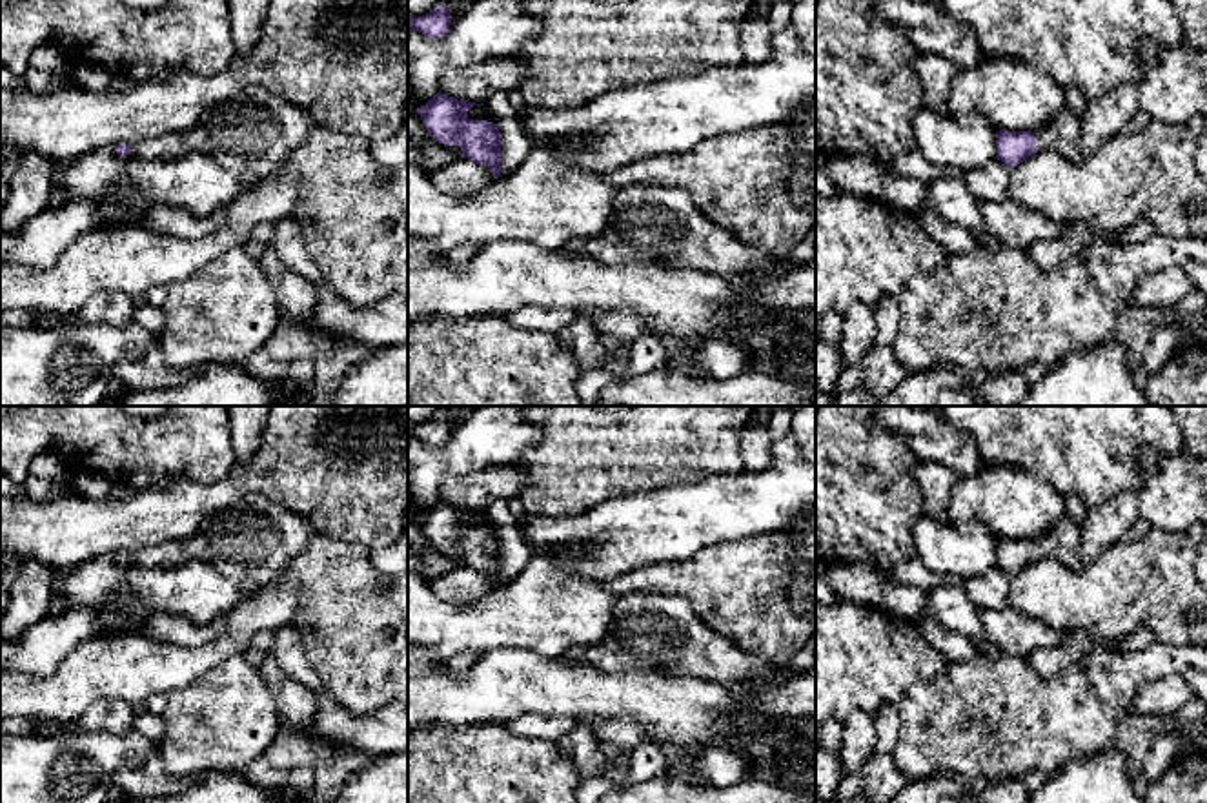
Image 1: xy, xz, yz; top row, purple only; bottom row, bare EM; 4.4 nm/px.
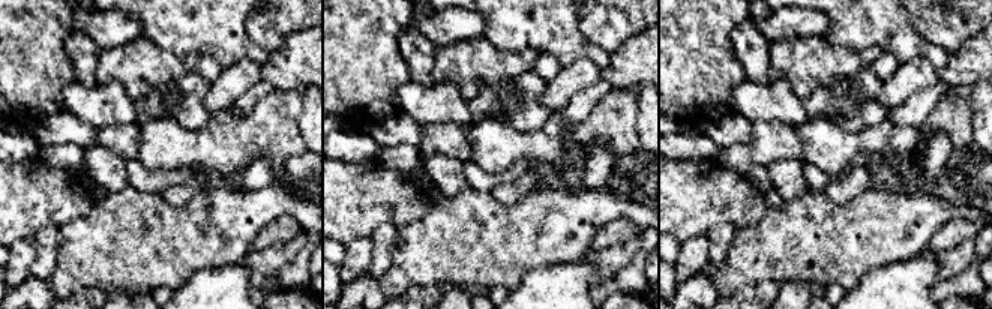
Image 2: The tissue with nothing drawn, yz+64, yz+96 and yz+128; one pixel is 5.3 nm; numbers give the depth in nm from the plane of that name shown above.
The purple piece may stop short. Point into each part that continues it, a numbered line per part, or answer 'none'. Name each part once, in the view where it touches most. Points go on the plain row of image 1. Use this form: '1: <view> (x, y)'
1: yz (1060, 543)

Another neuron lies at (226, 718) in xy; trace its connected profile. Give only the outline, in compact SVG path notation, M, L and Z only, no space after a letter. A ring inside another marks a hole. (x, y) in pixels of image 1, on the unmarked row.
M235 656L169 692L157 750L173 778L238 770L262 757L284 727L253 659Z

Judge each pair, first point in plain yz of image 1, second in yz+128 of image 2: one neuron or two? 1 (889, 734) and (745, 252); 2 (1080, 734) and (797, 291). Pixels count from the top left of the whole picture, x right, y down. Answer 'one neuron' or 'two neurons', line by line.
1: two neurons
2: two neurons

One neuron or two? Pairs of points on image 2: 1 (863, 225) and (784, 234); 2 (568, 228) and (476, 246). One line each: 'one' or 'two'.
1: one
2: one

